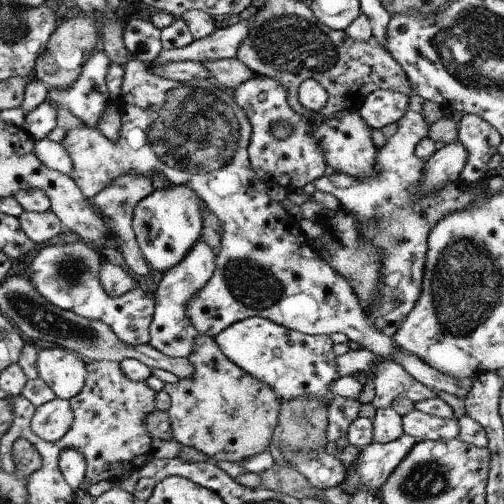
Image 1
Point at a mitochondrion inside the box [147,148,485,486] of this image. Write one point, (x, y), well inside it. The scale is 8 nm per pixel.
(250, 284)

